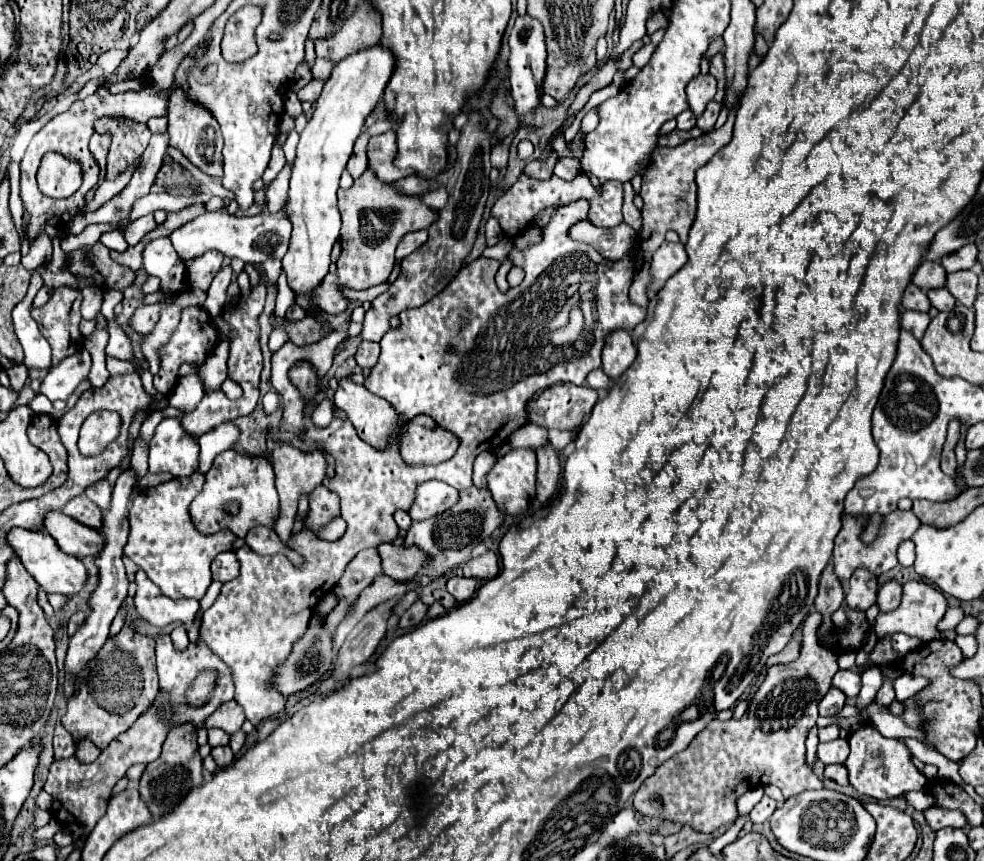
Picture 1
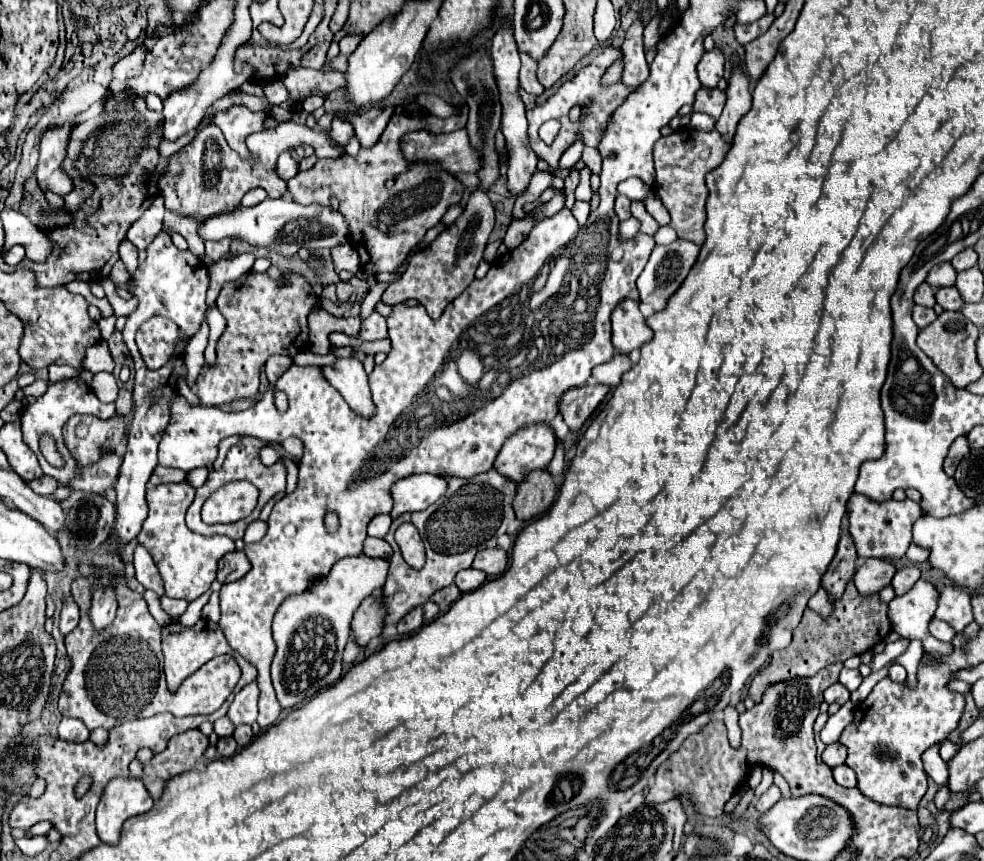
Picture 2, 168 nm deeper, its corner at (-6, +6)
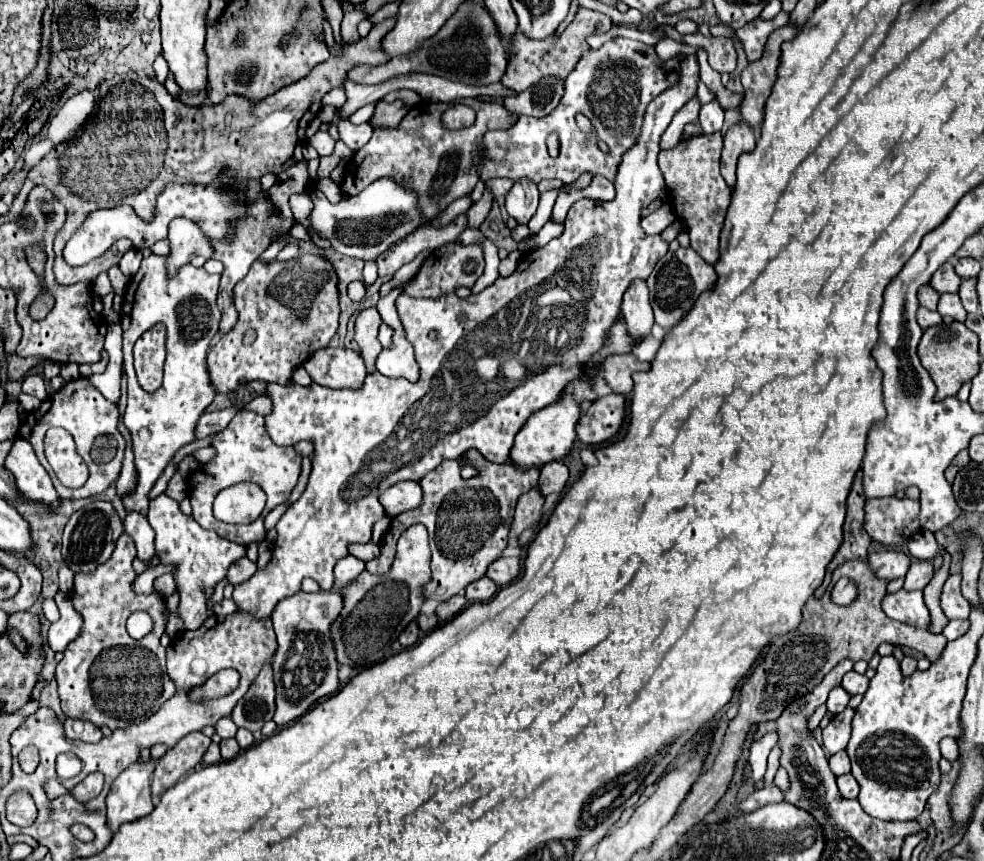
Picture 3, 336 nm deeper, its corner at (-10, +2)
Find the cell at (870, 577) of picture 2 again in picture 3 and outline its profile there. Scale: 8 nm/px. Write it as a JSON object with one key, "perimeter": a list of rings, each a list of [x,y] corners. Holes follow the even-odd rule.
{"perimeter":[[[881,549],[881,551],[869,555],[869,565],[877,577],[891,581],[897,577],[905,577],[907,569],[911,567],[911,559],[903,551]]]}

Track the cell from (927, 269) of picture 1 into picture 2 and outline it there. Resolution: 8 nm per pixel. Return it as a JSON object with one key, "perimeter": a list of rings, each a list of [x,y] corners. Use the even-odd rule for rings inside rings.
{"perimeter":[[[941,263],[941,265],[935,265],[929,271],[927,283],[931,287],[935,287],[935,289],[939,289],[939,287],[951,287],[951,285],[955,285],[955,275],[957,275],[957,271],[953,269],[951,263]]]}

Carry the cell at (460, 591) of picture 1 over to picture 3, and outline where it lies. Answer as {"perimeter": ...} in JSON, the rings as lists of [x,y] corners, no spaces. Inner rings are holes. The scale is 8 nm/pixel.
{"perimeter":[[[481,577],[473,583],[469,583],[465,591],[467,591],[469,601],[489,601],[497,593],[497,589],[499,587],[489,577]]]}

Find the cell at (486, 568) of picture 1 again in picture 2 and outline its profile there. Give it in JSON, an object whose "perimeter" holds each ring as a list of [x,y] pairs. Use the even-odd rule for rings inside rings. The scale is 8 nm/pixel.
{"perimeter":[[[499,547],[495,549],[483,549],[473,559],[473,569],[485,571],[489,577],[497,577],[507,569],[507,553]]]}

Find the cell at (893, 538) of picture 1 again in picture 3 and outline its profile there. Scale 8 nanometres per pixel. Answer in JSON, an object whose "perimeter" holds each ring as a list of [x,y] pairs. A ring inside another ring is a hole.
{"perimeter":[[[903,497],[867,499],[865,531],[881,545],[905,543],[919,525],[919,501]]]}

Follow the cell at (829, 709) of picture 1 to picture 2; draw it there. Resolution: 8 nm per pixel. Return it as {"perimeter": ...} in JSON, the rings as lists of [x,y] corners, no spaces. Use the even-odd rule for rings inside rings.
{"perimeter":[[[833,683],[831,687],[827,687],[823,695],[825,695],[827,703],[839,703],[839,705],[843,705],[843,703],[849,701],[849,691],[841,683]]]}

